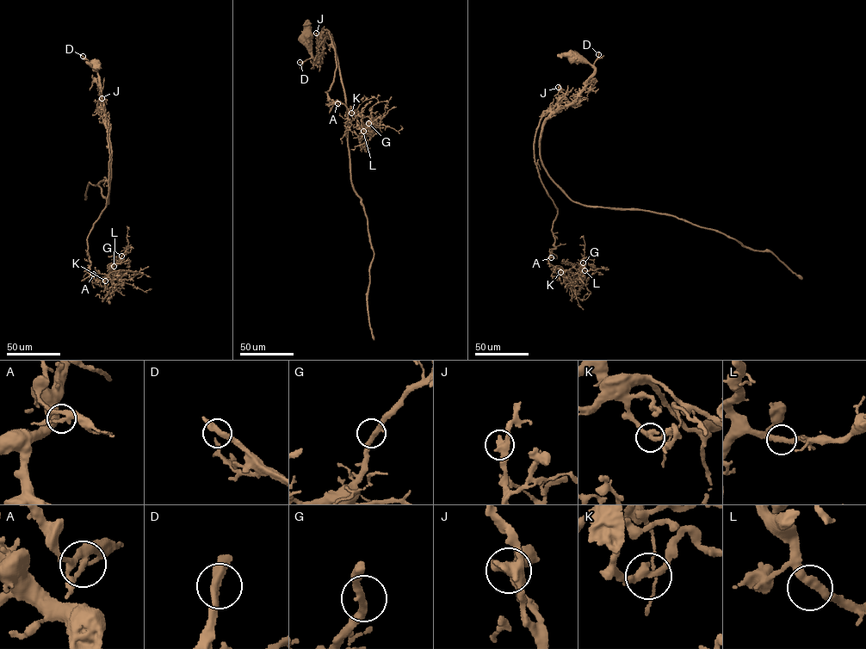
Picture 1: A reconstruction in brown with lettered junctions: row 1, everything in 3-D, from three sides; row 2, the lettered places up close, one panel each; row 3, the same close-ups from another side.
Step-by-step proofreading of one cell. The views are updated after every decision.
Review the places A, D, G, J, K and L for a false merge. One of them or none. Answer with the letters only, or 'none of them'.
K

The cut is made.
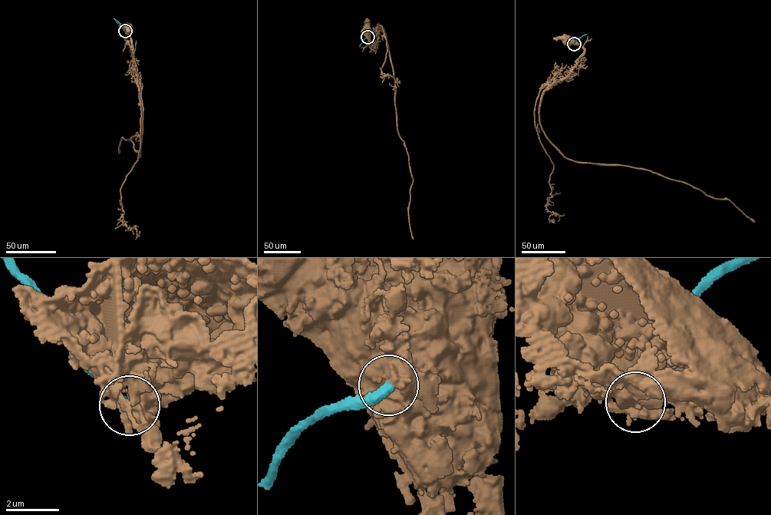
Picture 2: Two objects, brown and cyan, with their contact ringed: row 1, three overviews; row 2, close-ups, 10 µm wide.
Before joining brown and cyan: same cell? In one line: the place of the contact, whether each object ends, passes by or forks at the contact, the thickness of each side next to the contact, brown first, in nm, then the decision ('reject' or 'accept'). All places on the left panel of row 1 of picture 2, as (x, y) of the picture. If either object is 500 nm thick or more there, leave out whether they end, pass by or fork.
at (125, 31); 800 nm thick on the brown side, 320 nm on the other; reject

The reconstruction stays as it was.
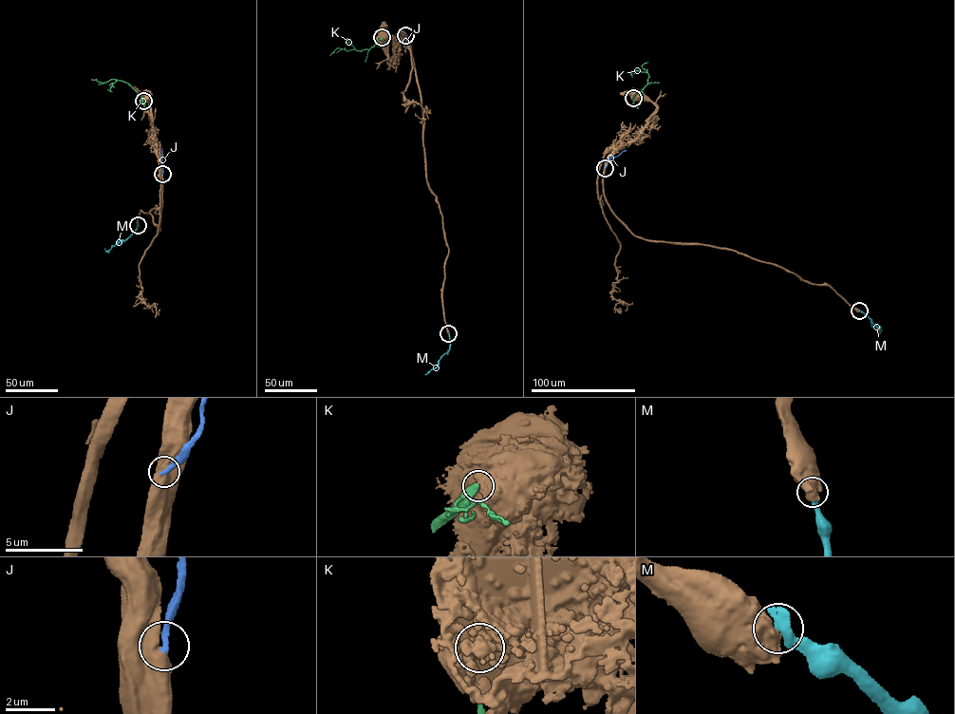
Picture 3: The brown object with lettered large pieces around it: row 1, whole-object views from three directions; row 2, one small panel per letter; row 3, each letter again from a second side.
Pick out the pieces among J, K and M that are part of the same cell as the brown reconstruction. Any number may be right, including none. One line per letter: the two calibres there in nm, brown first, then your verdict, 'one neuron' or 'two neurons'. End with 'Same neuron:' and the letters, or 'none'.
J: 750/280 nm | one neuron
K: 700/400 nm | two neurons
M: 850/550 nm | two neurons
Same neuron: J

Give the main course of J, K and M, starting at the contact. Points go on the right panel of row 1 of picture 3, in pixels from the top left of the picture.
J: (605, 168), (608, 159), (626, 149)
K: (633, 98), (647, 83), (647, 70), (641, 65), (647, 62)
M: (859, 310), (871, 320), (871, 325), (880, 328), (878, 332), (882, 329)

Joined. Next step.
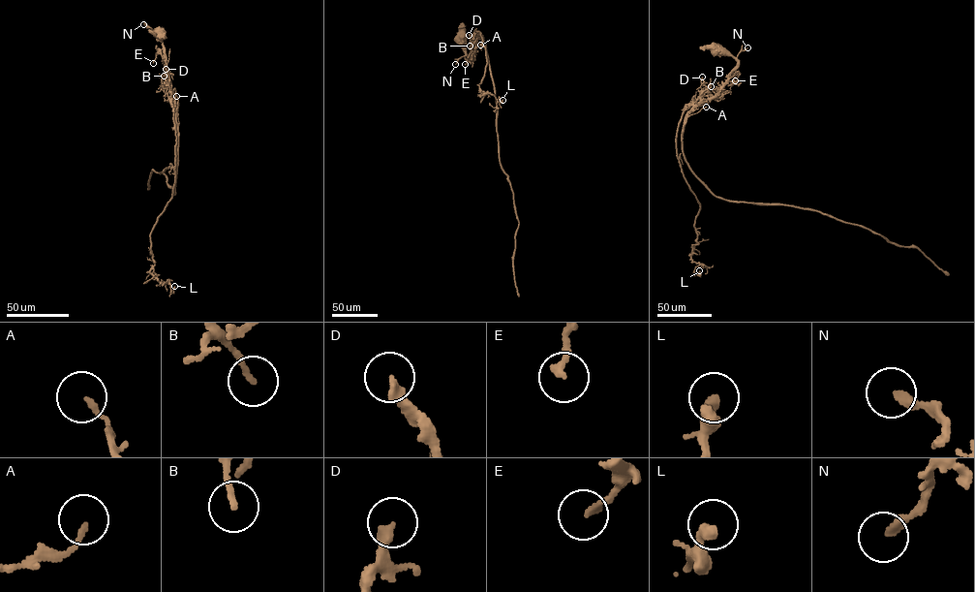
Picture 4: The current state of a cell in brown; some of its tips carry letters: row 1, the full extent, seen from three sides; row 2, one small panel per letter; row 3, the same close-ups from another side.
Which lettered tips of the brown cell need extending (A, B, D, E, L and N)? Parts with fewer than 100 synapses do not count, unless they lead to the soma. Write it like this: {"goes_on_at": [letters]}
{"goes_on_at": []}

